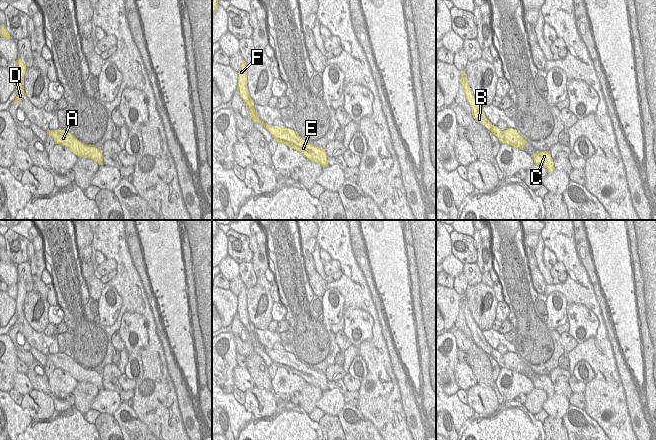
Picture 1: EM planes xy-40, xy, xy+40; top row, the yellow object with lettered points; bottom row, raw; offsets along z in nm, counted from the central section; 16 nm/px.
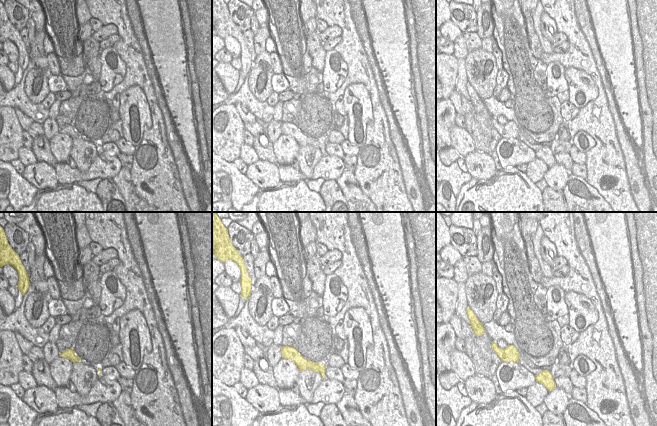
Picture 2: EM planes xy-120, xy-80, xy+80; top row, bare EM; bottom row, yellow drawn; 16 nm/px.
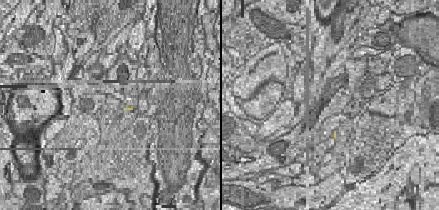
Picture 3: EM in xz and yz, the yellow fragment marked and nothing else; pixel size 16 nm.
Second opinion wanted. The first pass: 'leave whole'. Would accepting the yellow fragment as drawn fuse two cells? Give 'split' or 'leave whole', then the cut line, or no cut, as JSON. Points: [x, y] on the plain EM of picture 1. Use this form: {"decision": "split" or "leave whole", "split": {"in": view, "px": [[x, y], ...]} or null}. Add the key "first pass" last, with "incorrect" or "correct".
{"decision": "leave whole", "split": null, "first pass": "correct"}

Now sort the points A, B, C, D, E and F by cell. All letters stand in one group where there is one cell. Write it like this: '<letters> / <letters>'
A B C D E F

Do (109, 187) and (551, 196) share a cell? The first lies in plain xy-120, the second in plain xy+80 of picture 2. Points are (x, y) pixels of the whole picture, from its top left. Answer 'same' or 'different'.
same

